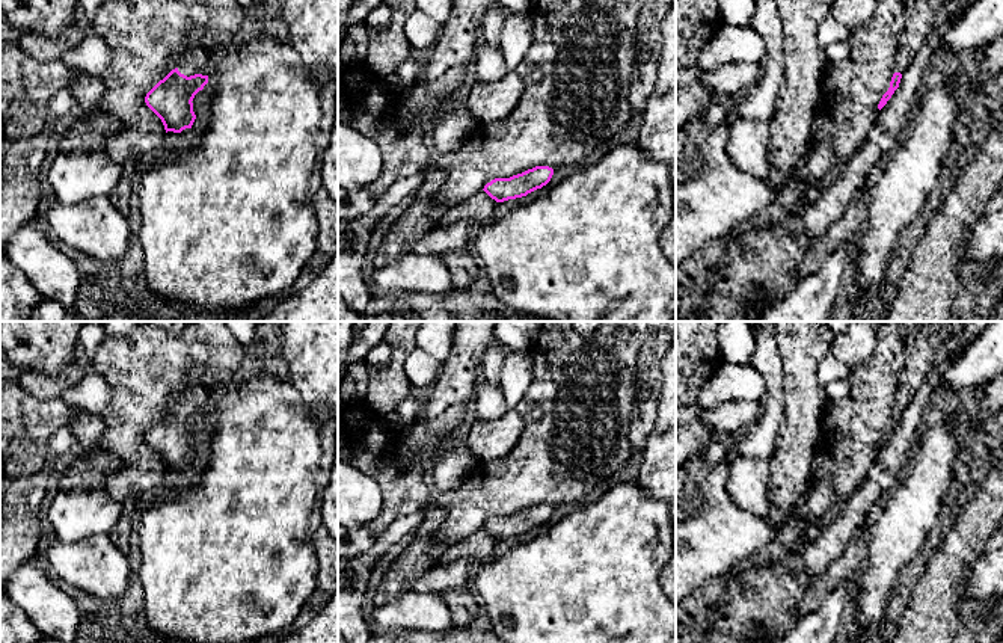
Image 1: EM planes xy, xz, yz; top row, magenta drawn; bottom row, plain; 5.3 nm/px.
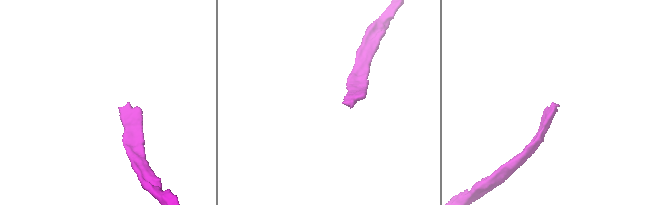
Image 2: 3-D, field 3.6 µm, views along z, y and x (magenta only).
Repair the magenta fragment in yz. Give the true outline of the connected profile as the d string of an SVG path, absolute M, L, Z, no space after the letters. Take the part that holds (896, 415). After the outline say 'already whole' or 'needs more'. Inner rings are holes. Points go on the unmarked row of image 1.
M878 322L879 325L896 323L905 335L905 364L900 371L899 386L894 398L893 415L888 429L882 433L878 447L881 448L899 426L902 412L908 408L928 374L971 343L989 322Z; needs more

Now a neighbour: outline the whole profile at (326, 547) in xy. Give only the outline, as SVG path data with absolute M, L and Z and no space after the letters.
M320 527L314 542L318 561L317 586L332 595L338 590L338 539Z

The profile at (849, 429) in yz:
M896 323L879 325L875 350L851 370L851 389L837 400L828 398L819 417L819 435L813 451L811 485L833 485L836 506L842 506L851 494L867 480L869 468L878 459L878 442L888 429L900 371L905 364L905 335Z

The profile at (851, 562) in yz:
M864 524L851 537L845 552L836 558L814 580L811 580L802 599L798 602L798 619L816 611L830 593L846 578L857 578L866 563L863 552L863 539L867 525Z

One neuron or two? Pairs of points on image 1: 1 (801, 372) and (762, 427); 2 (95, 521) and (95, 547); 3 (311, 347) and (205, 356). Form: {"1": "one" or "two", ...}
{"1": "two", "2": "two", "3": "two"}

